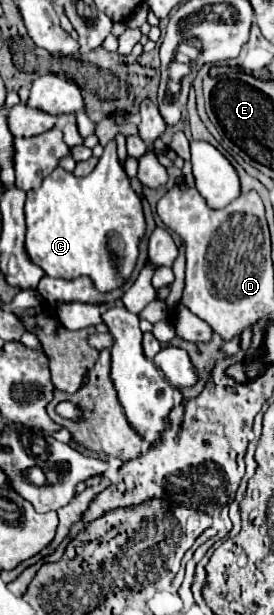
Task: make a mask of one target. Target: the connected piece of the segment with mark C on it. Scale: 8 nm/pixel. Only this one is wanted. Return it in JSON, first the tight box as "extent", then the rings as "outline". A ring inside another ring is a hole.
{"extent":[25,142,145,292],"outline":[[[115,142],[105,146],[103,156],[99,158],[95,170],[89,176],[77,178],[63,168],[55,168],[49,176],[43,178],[39,188],[27,192],[25,200],[25,220],[27,220],[27,240],[25,248],[33,264],[41,266],[47,276],[53,278],[93,278],[97,290],[109,292],[113,288],[125,286],[125,280],[135,268],[139,256],[139,240],[145,234],[145,218],[141,210],[141,198],[133,192],[129,178],[119,164]]]}

